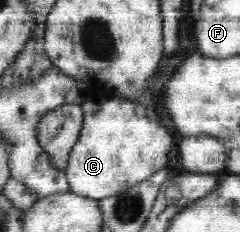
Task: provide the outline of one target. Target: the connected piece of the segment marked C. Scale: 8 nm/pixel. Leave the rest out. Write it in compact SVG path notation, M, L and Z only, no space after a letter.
M106 92L95 100L89 98L80 106L84 112L82 130L80 130L76 144L72 147L67 167L64 169L67 181L70 183L70 192L94 200L105 199L107 196L124 192L137 182L144 182L154 172L166 168L168 163L172 162L174 146L170 146L170 144L174 140L153 105L130 101Z

